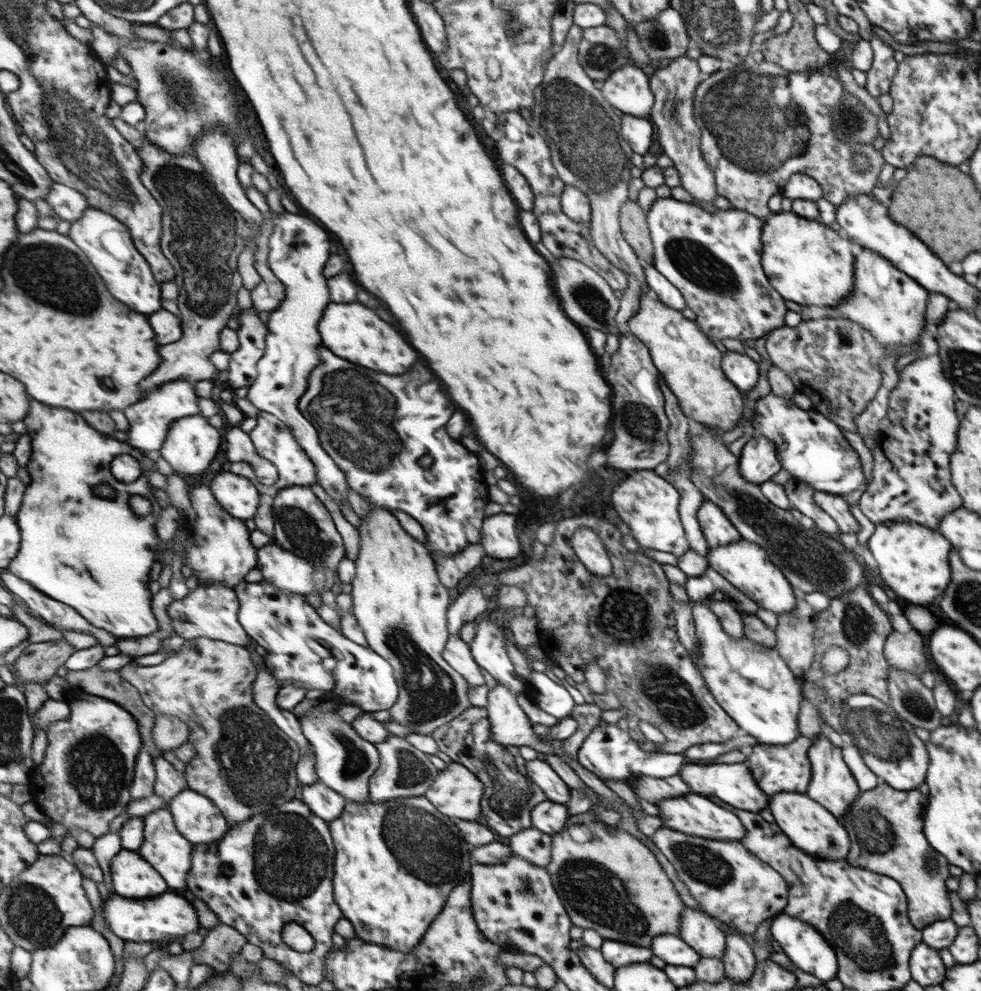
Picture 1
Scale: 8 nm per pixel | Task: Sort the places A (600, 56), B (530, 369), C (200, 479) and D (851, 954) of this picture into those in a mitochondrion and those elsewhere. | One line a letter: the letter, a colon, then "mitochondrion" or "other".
A: mitochondrion
B: other
C: other
D: mitochondrion

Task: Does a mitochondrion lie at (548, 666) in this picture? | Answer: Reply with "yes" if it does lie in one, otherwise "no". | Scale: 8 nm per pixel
no

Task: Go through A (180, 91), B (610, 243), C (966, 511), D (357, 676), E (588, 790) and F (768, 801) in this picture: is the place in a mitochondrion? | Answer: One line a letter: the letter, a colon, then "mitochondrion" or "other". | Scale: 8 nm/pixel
A: mitochondrion
B: mitochondrion
C: other
D: other
E: other
F: other

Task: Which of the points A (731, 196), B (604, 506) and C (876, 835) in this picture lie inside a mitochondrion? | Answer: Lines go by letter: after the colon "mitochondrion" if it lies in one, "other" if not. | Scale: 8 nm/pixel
A: other
B: other
C: mitochondrion

